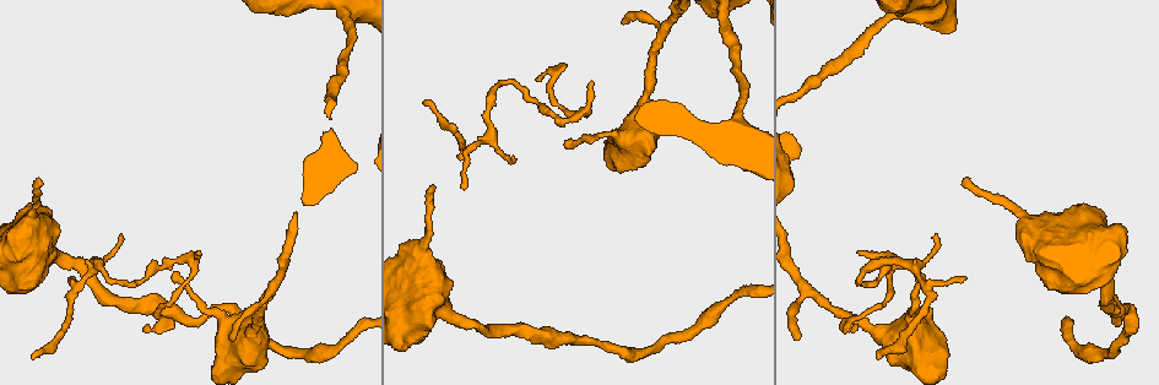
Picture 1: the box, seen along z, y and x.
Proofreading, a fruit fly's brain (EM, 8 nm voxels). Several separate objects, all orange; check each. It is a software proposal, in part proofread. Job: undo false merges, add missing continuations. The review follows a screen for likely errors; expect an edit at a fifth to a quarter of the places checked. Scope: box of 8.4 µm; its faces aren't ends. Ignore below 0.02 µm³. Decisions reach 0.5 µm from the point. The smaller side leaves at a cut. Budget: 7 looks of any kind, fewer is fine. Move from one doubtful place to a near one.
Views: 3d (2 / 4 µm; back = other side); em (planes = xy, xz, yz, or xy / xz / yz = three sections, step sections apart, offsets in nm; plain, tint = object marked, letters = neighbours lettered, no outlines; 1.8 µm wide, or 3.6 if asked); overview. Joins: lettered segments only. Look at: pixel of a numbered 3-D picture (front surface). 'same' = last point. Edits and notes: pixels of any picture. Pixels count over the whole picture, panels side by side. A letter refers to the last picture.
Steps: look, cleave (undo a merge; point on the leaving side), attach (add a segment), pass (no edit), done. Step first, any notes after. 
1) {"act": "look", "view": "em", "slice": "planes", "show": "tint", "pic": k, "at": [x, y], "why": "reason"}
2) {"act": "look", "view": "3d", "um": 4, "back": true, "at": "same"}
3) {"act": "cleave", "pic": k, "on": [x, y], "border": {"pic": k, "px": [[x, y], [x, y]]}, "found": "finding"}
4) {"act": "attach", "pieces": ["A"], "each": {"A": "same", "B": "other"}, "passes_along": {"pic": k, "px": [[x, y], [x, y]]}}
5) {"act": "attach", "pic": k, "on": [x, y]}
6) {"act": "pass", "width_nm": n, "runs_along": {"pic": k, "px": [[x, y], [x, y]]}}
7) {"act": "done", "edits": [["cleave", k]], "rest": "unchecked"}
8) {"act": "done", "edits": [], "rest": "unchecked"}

{"act": "look", "view": "em", "slice": "planes", "show": "plain", "pic": 1, "at": [856, 283], "why": "abrupt turn"}

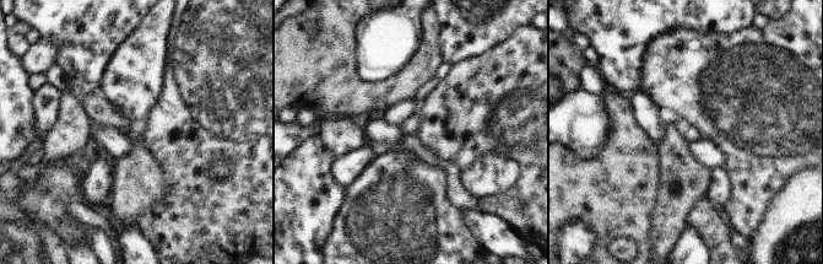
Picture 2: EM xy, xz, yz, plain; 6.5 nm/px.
{"act": "look", "view": "em", "slice": "planes", "show": "letters", "at": "same", "why": "what lies round it"}

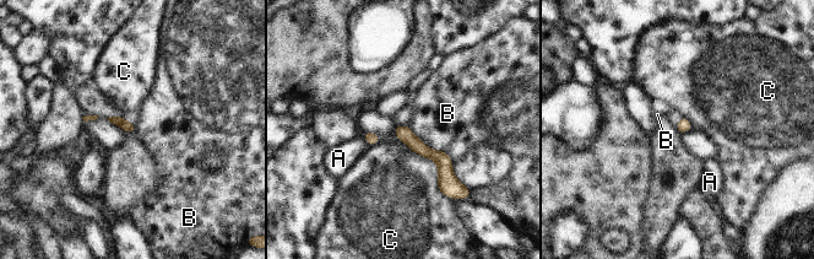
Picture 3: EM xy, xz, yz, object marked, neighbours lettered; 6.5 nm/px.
{"act": "pass", "each": {"A": "other", "B": "other", "C": "other"}, "runs_along": {"pic": 3, "px": [[399, 128], [444, 166], [450, 184]]}, "found": "all the same neuron"}

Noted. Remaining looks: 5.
{"act": "look", "view": "em", "slice": "xz", "step": 4, "show": "letters", "pic": 1, "at": [190, 259], "why": "sharp bend"}

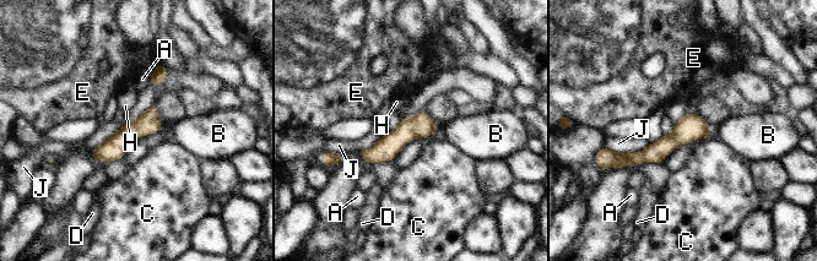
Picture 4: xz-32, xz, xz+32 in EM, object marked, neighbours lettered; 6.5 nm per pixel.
{"act": "pass", "longest_contact_nm": ["J", 500], "each": {"A": "other", "B": "other", "C": "other", "D": "other", "E": "other", "H": "other", "J": "other"}, "found": "continuous, no second neuron"}

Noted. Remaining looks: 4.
{"act": "look", "view": "em", "slice": "planes", "show": "tint", "pic": 1, "at": [965, 278], "why": "thin end"}

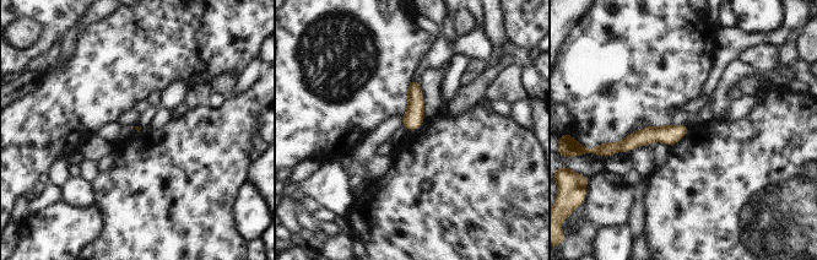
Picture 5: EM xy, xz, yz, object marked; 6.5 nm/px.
{"act": "look", "view": "em", "slice": "planes", "show": "letters", "at": "same"}

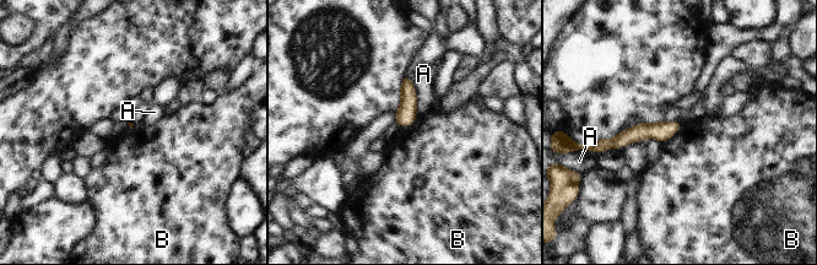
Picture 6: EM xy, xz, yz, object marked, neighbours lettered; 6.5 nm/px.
{"act": "pass", "longest_contact_nm": ["A", 260], "each": {"A": "other", "B": "other"}, "border": {"pic": 6, "px": [[417, 115], [406, 128], [395, 125]]}, "found": "no lettered segment goes on from it"}

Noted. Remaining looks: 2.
{"act": "done", "edits": [], "rest": "unchecked"}

